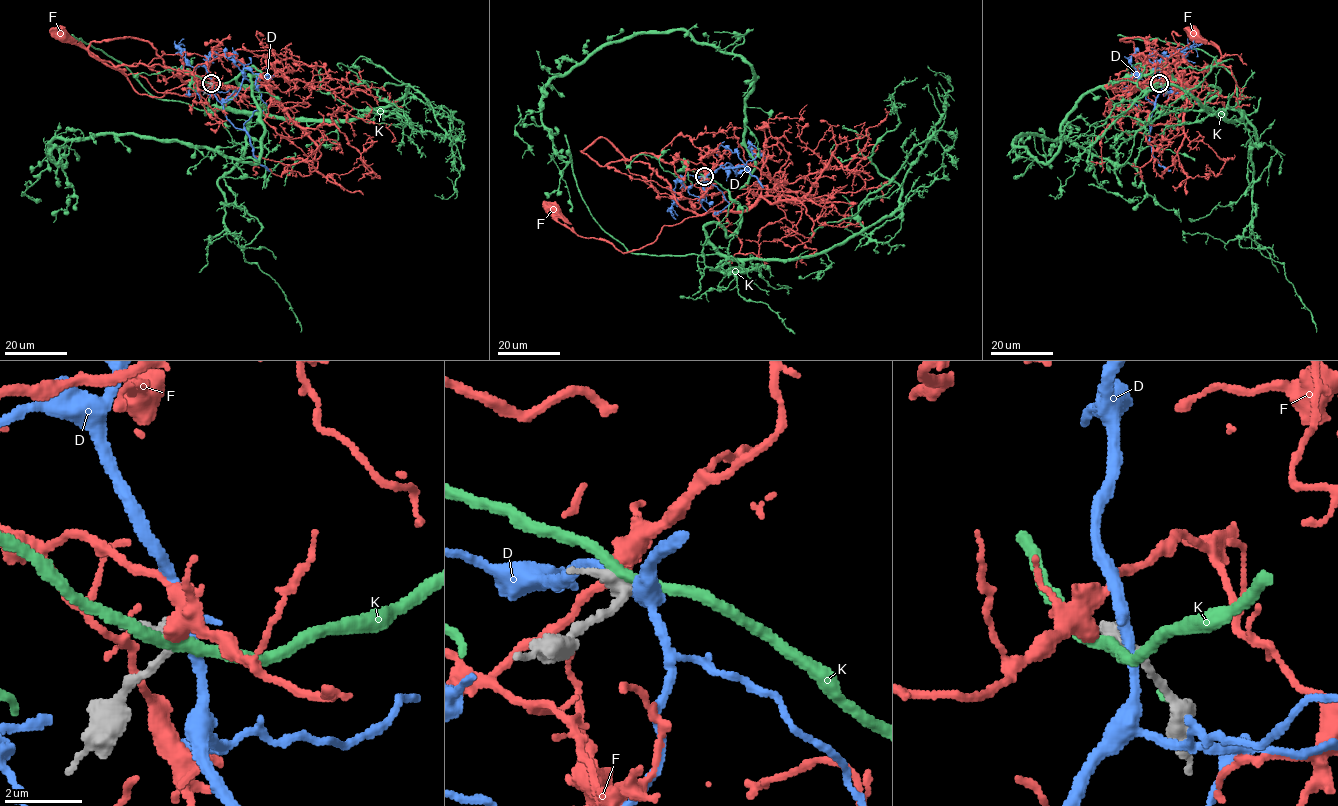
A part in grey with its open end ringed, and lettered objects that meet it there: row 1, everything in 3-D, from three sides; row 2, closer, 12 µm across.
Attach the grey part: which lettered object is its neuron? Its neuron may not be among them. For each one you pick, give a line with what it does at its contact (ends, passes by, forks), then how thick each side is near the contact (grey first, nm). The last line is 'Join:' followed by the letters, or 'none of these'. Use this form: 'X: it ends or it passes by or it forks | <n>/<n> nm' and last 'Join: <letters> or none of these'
Join: none of these

